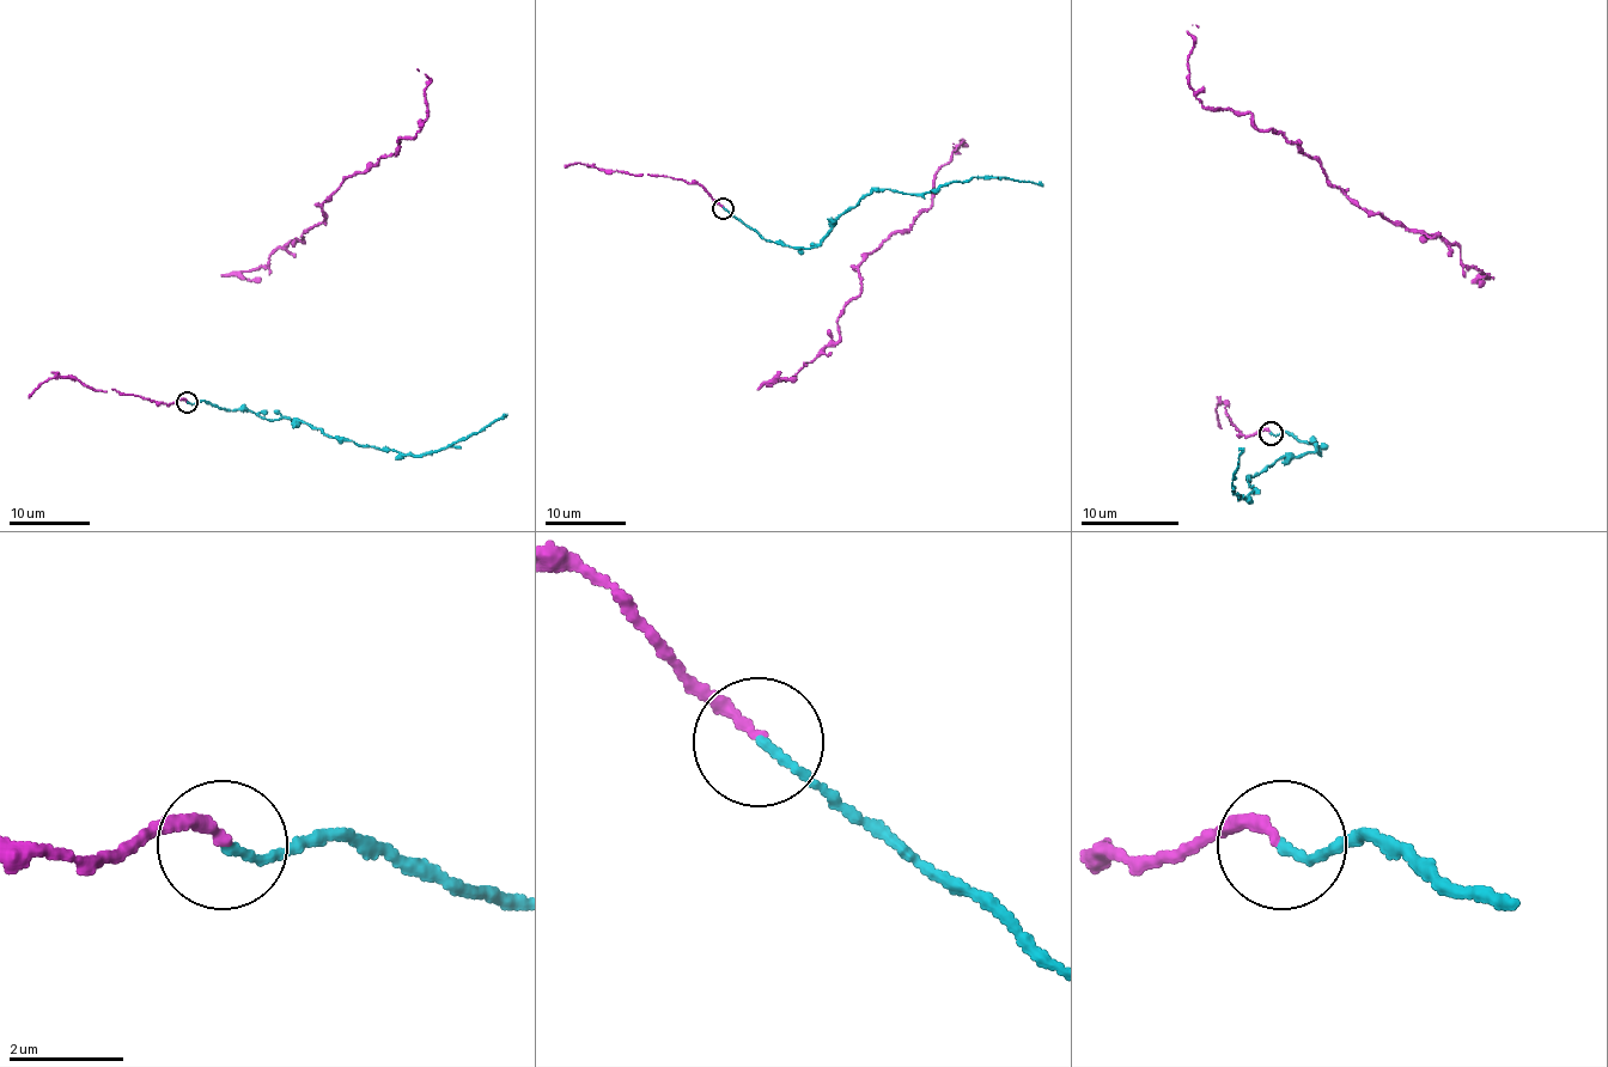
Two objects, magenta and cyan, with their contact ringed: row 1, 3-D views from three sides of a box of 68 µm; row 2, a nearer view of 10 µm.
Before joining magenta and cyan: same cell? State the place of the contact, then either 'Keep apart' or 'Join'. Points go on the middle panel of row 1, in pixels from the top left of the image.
Place: (723, 208). Join

